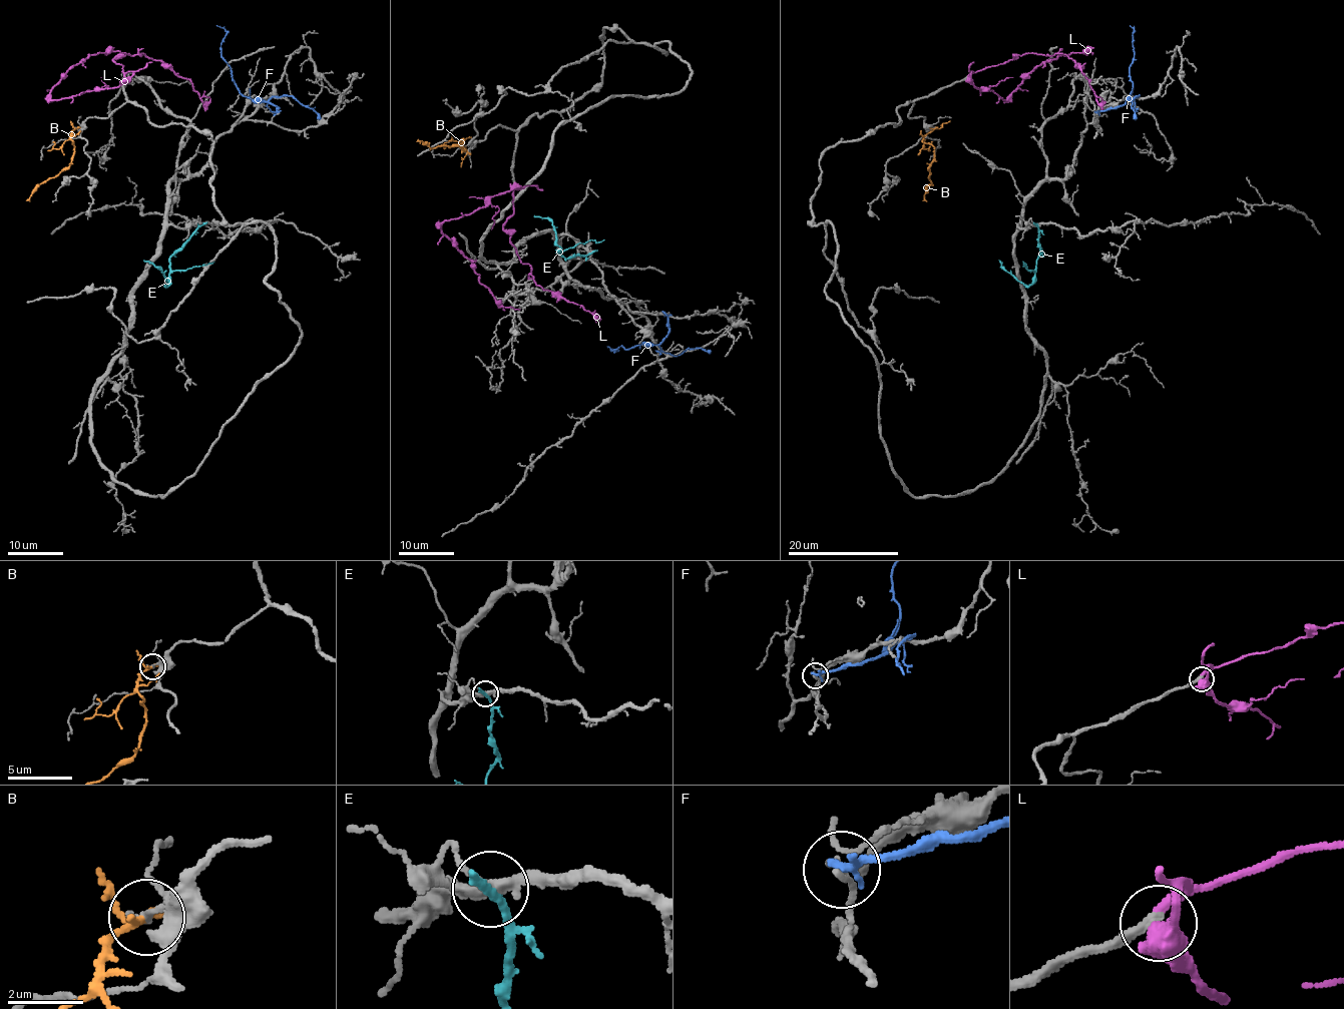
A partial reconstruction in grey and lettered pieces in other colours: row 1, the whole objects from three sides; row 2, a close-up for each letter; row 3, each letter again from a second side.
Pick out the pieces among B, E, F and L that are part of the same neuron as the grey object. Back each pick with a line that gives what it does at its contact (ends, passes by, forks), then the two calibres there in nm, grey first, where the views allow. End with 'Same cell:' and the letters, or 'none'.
L: It passes by. Thickness 280 nm (grey) against 600 nm
Same cell: L

